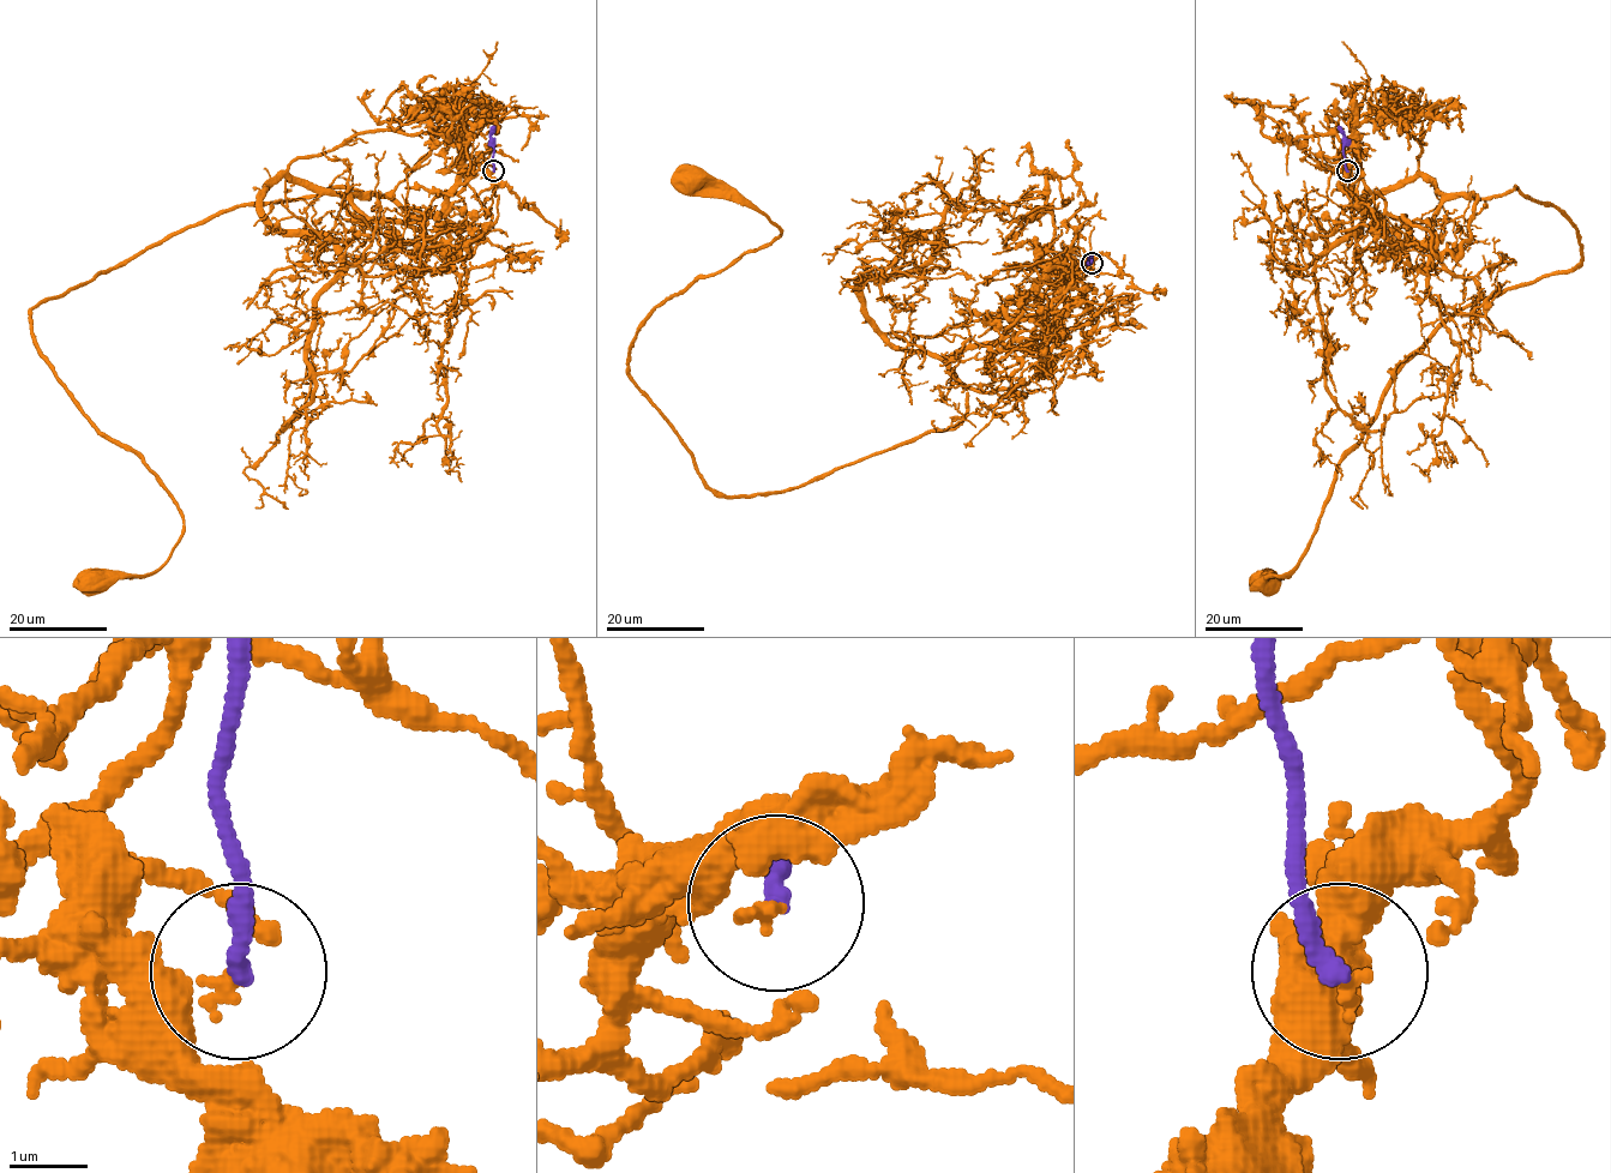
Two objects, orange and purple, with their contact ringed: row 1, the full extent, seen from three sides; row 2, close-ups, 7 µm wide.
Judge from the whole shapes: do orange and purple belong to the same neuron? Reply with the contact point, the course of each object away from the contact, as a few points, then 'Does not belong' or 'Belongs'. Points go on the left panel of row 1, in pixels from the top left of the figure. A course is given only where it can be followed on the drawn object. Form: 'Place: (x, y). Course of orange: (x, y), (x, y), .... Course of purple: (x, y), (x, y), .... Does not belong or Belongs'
Place: (493, 170). Course of orange: (493, 172), (419, 223), (353, 187), (235, 205), (31, 310), (184, 519), (157, 569), (96, 579). Course of purple: (493, 172), (491, 132), (496, 126). Does not belong

